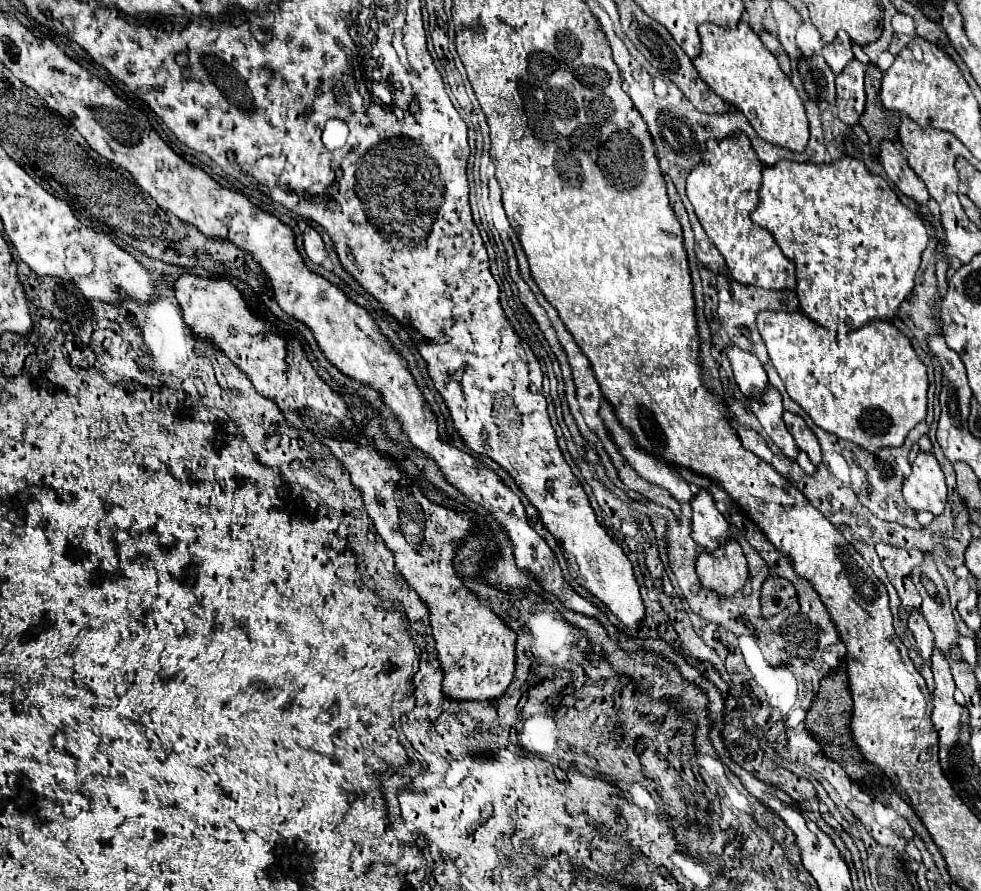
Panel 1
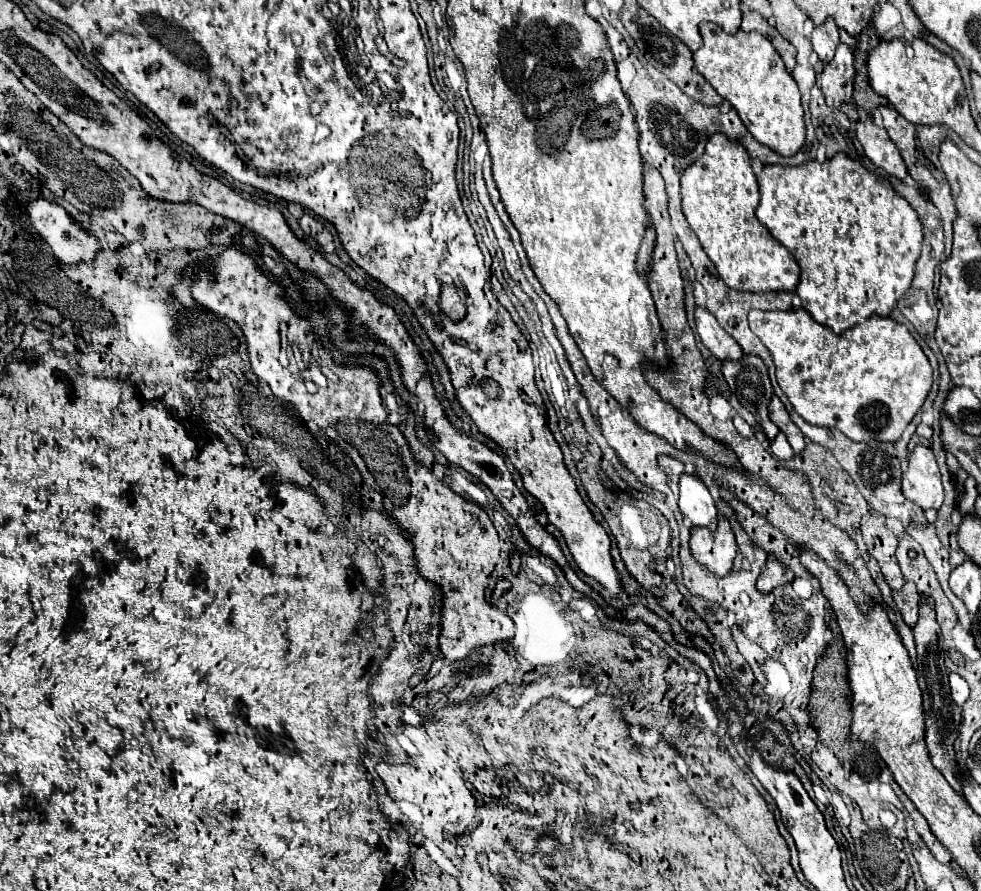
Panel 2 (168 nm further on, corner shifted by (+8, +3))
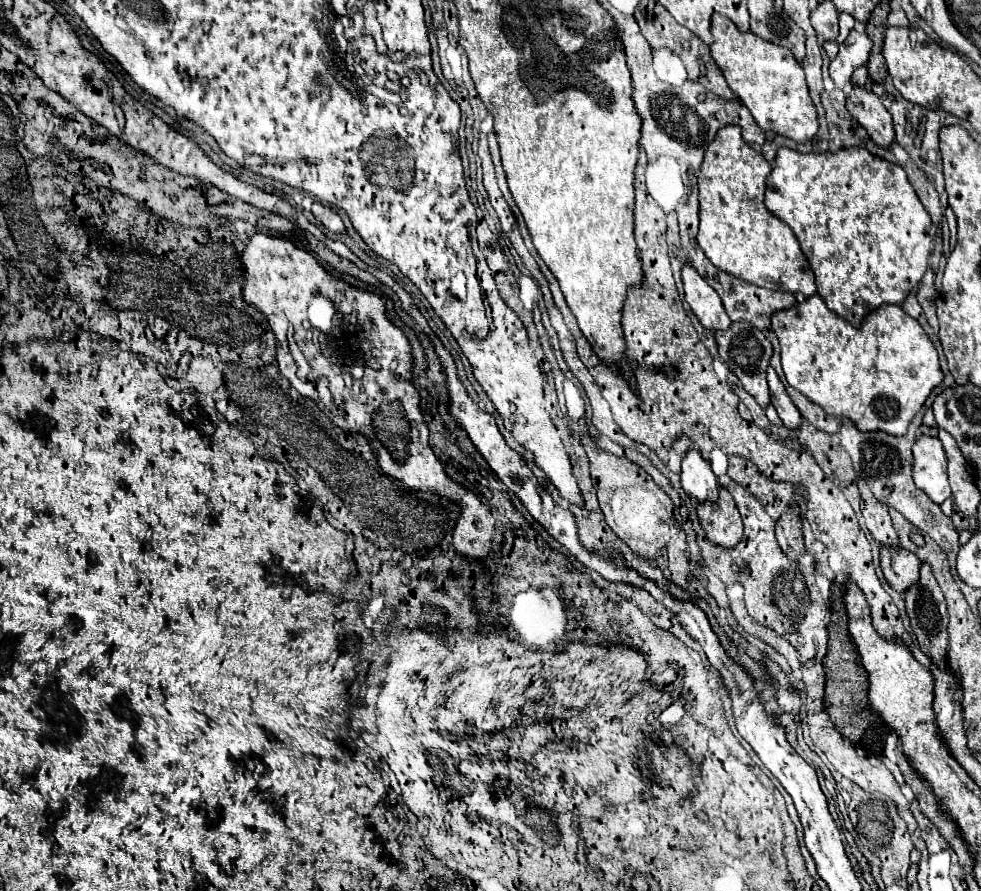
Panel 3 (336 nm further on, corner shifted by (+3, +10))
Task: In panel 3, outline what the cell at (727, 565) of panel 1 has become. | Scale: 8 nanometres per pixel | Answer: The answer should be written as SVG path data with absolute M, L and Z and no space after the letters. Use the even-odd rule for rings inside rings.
M725 487L719 489L719 499L715 503L699 503L697 513L709 541L725 549L733 549L741 541L743 521L731 493Z

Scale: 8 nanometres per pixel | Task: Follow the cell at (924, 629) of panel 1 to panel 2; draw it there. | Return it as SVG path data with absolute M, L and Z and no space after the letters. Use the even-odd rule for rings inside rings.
M906 582L902 592L894 592L892 594L894 602L896 602L896 608L898 612L902 614L904 622L914 628L916 622L918 622L918 608L920 608L920 596L918 596L918 590L912 582Z

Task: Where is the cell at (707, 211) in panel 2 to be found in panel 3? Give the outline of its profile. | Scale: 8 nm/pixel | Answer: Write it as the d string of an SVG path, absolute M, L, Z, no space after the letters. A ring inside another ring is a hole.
M725 125L719 135L711 141L707 147L701 175L699 175L699 233L697 243L707 255L707 259L719 267L725 273L731 273L739 279L745 279L749 283L767 287L767 289L779 289L789 293L803 293L805 297L811 297L815 287L813 271L799 247L799 241L791 227L787 223L779 221L771 211L767 211L763 197L765 197L765 179L771 173L769 161L757 153L751 145L747 145L741 137L741 127L737 125Z

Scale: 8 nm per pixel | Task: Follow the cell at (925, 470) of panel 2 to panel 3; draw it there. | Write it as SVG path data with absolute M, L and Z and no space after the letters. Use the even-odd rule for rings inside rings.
M921 435L913 445L913 481L935 503L943 503L951 497L947 481L947 457L943 445L933 435Z

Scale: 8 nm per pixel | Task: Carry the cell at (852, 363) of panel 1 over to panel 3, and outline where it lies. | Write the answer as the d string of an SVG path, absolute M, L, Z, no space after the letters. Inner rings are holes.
M815 293L803 303L775 313L771 317L771 327L781 345L781 365L787 383L827 413L851 419L863 433L885 431L889 435L905 435L911 419L923 407L929 393L943 381L943 371L931 339L899 305L881 305L863 317L859 325L851 325L847 319L829 311L825 301Z

